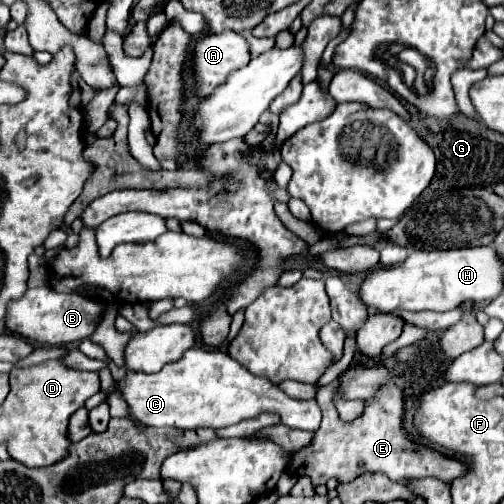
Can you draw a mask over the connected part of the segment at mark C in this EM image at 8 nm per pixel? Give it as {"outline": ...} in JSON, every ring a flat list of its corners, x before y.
{"outline":[[189,348,181,360,169,362,153,374,127,370,127,376,117,384,117,392,121,392,121,398,127,402,129,416,143,426,173,426,181,430,225,428,255,418,261,412,275,412,285,426,297,430,315,432,321,426,321,408,317,400,289,398,273,382,253,376,229,354,217,350]]}

